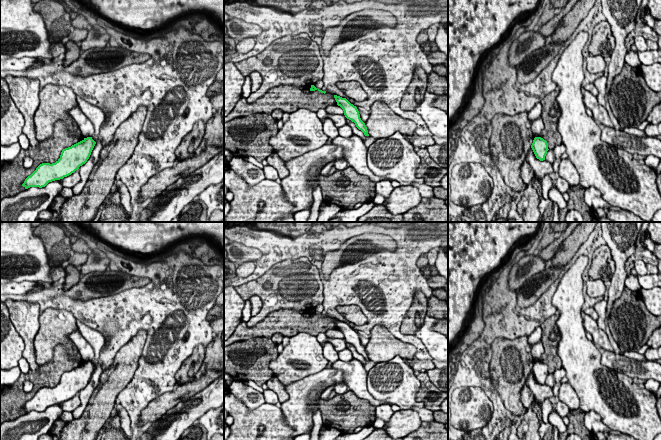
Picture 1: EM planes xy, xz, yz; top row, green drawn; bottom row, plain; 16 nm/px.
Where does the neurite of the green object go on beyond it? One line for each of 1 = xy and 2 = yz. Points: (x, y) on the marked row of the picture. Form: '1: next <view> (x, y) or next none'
1: next none
2: next none

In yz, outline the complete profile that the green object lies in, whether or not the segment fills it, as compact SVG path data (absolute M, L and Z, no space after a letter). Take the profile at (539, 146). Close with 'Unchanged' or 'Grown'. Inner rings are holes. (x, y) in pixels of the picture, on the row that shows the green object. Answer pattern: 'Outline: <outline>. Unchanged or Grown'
Outline: M535 137L531 148L537 159L539 159L540 161L545 160L545 156L547 154L547 151L549 150L546 140L541 137Z. Unchanged

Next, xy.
Outline: M92 137L84 138L82 141L62 150L60 158L55 163L42 163L28 176L22 186L45 187L49 182L63 179L74 173L89 159L96 142Z. Unchanged

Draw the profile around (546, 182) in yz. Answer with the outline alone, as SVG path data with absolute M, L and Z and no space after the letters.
M545 175L541 179L541 198L549 199L549 191L551 190L554 182L549 175Z

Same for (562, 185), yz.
M559 177L554 182L554 184L561 194L568 192L569 188L570 188L569 183L564 178L561 178L561 177Z

